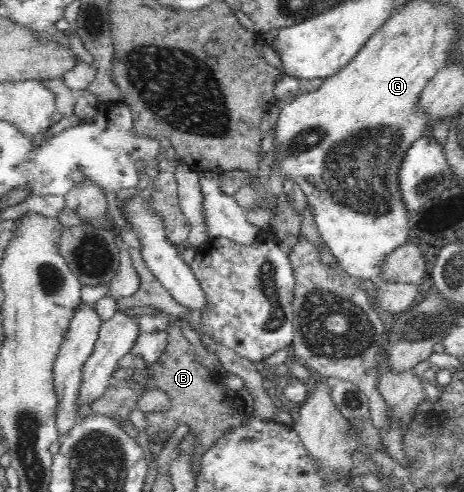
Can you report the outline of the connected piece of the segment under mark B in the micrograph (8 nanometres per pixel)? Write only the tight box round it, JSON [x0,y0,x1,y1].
[146,321,246,475]

